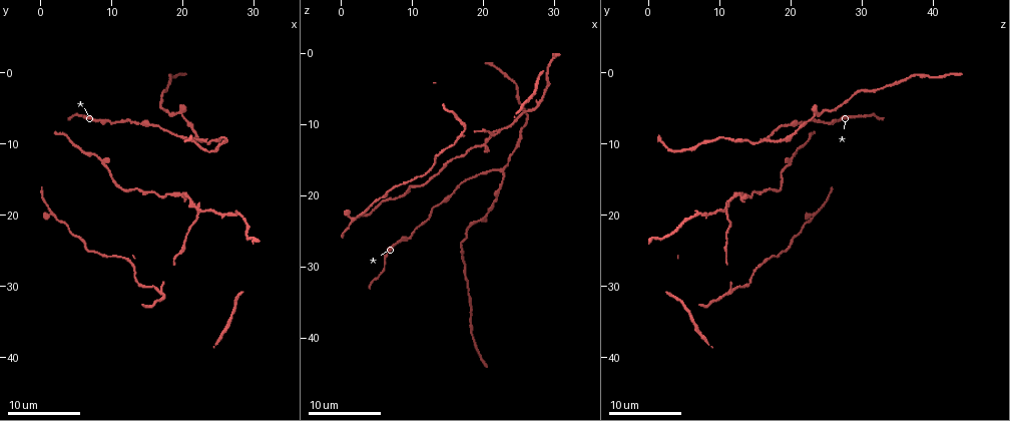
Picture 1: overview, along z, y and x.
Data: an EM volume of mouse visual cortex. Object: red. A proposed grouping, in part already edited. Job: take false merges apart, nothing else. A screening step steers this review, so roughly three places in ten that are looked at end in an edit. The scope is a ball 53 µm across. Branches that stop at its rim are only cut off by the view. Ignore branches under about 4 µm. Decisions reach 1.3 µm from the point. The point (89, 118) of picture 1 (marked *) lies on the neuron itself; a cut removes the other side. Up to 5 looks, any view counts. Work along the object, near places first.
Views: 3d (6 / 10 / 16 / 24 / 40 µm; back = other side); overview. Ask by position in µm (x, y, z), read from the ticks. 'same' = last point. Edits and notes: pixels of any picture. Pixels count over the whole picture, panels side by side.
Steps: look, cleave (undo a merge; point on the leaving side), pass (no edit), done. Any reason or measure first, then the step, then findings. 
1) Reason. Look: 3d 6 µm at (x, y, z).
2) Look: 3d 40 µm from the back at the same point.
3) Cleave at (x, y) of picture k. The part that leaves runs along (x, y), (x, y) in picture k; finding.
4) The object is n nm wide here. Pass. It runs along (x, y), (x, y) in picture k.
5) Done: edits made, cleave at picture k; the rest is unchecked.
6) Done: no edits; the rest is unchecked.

Three arms meet. Look: 3d 10 µm at (16.5, 30.0, 12.0).

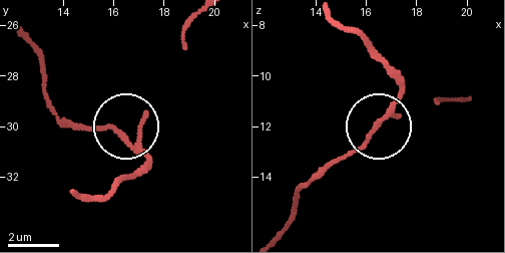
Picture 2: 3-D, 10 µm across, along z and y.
Look: 3d 6 µm at (16.4, 30.3, 12.1).

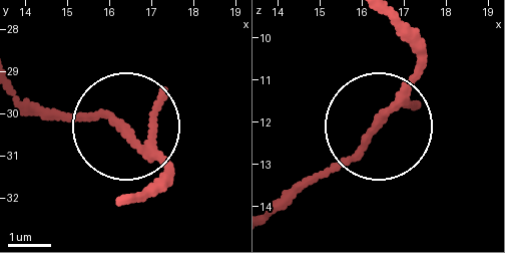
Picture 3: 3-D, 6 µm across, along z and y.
The object is 160 nm wide here. Pass. All the same neuron.

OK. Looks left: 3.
Thin arm on a thick one. Look: 3d 16 µm at (22.5, 19.0, 11.0).

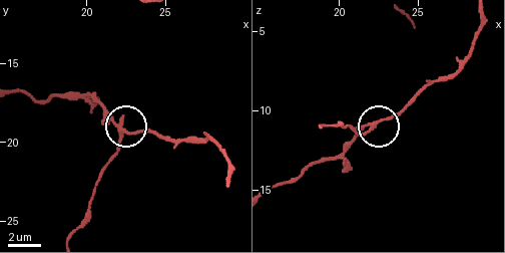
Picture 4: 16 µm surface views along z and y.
Cleave at (107, 109) of picture 4. The part that leaves runs along (123, 130), (170, 138), (205, 138), (224, 155), (227, 179) in picture 4; a second neuron is stuck on.

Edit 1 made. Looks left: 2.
See it whole again. Look: overview.

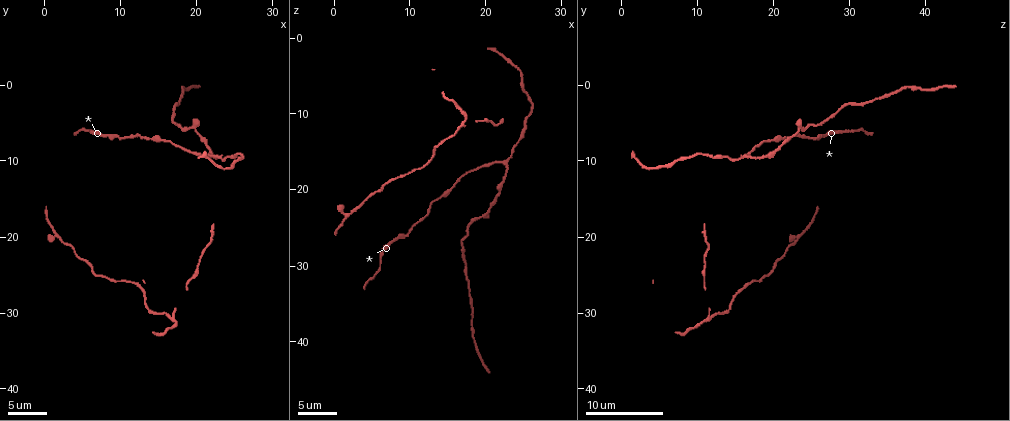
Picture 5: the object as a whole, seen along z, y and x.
Look: 3d 16 µm at (25.0, 9.6, 12.6).

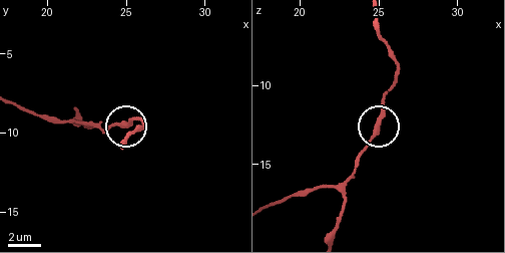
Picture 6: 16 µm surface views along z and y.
Pass. It runs along (271, 205), (344, 182), (379, 125), (387, 90) in picture 6; all the same neuron.

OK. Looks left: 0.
Done: edits made, cleave at picture 4; the rest is unchecked.

